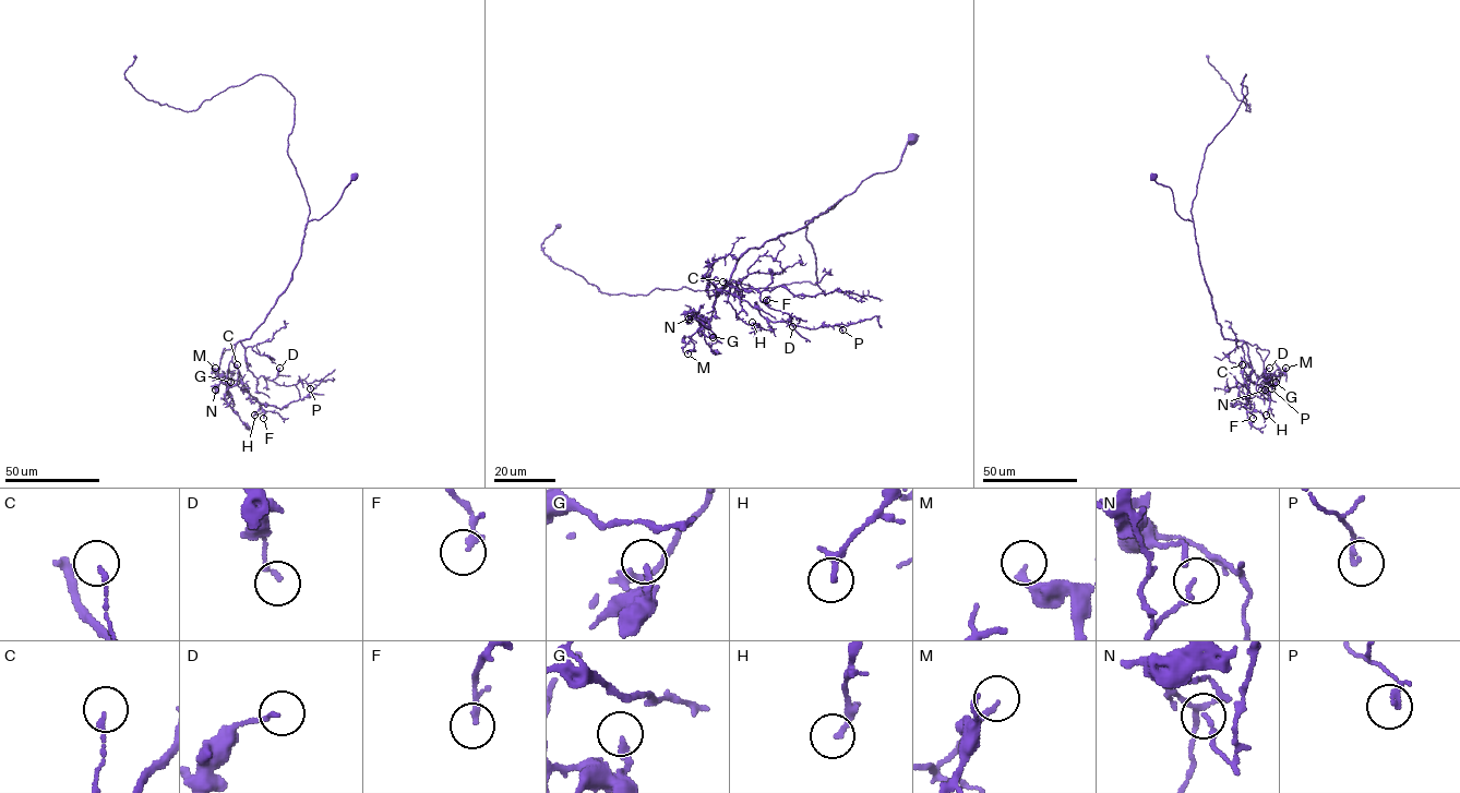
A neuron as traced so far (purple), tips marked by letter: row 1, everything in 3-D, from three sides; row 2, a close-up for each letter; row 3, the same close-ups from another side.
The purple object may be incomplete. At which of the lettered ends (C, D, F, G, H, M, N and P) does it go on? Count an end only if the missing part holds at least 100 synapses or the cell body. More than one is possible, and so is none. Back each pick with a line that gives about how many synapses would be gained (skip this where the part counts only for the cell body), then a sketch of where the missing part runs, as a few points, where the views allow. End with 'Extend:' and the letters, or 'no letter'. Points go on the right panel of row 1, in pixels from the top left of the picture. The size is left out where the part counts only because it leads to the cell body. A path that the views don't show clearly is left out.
Extend: no letter

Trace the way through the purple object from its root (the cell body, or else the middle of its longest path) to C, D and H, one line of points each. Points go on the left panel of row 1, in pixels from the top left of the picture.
C: (354, 177), (330, 212), (307, 223), (291, 280), (252, 336), (235, 345), (231, 360), (238, 371), (237, 364)
D: (354, 177), (330, 212), (307, 223), (287, 288), (252, 336), (240, 340), (254, 376), (273, 380), (279, 368)
H: (354, 177), (330, 212), (307, 223), (287, 288), (235, 345), (239, 383), (260, 404), (254, 415)

